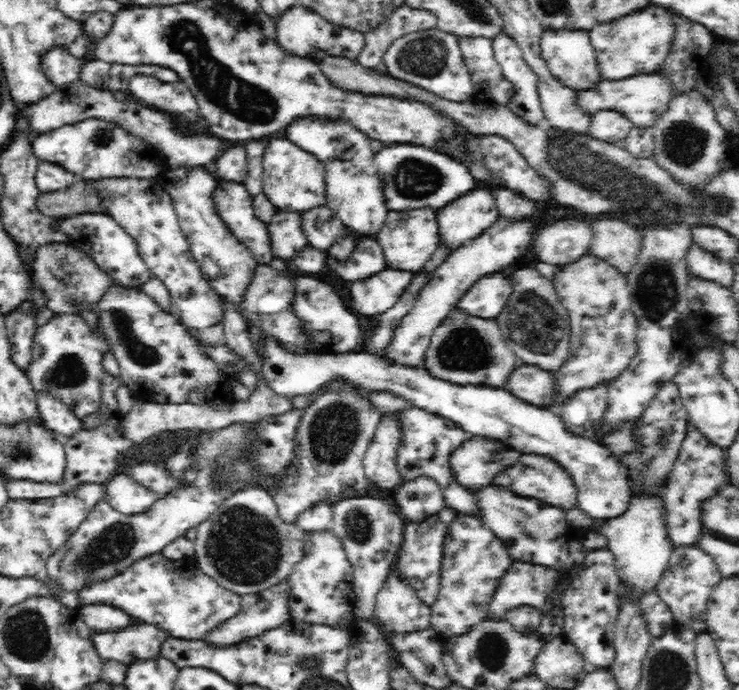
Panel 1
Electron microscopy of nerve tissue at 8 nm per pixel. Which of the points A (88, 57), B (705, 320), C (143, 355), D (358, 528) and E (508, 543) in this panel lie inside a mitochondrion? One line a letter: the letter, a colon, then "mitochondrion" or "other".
A: other
B: other
C: mitochondrion
D: mitochondrion
E: other

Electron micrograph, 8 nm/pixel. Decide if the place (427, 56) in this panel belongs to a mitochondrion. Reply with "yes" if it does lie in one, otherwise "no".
yes

